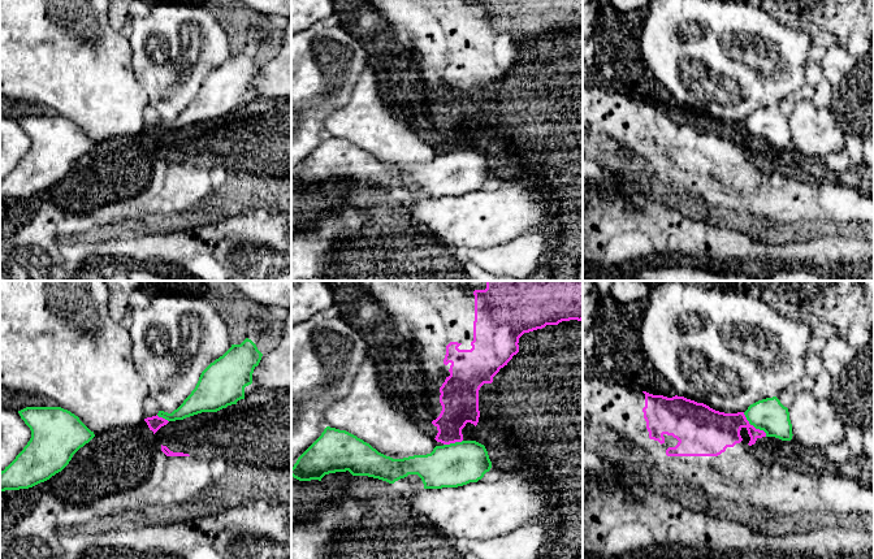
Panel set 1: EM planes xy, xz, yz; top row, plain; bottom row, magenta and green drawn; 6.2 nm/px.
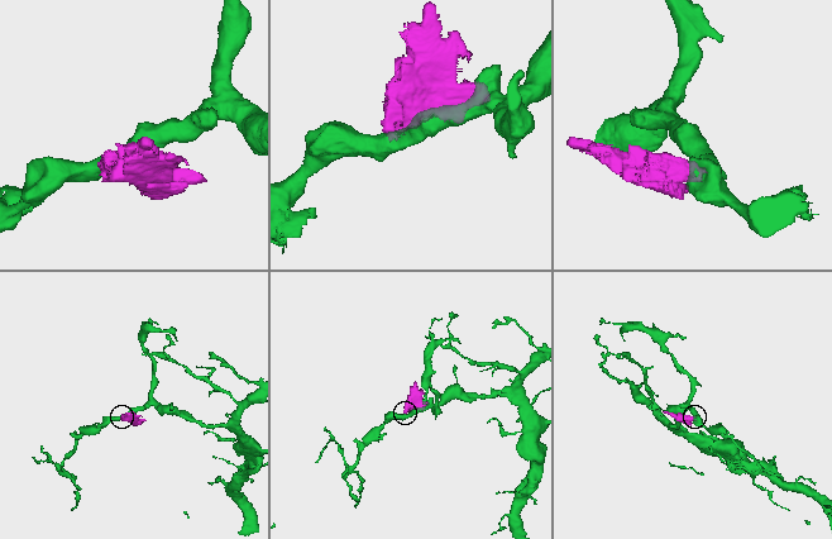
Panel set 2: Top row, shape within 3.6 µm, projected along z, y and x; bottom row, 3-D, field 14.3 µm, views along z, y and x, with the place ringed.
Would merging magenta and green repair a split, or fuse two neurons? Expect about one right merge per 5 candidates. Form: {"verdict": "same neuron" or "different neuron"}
{"verdict": "different neuron"}

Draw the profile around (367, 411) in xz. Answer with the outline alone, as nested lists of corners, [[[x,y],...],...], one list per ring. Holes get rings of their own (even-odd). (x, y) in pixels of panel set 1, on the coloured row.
[[[367,354],[349,394],[329,406],[324,417],[326,426],[346,430],[393,459],[427,455],[436,447],[434,437],[424,434],[406,412],[393,404],[378,381],[378,370],[369,354]]]

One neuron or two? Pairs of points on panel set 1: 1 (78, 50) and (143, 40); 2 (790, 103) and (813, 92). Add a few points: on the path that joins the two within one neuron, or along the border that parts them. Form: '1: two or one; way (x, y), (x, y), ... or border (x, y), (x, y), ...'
1: two; border (128, 39), (132, 47), (132, 66), (135, 73)
2: one; way (795, 98), (808, 92)

